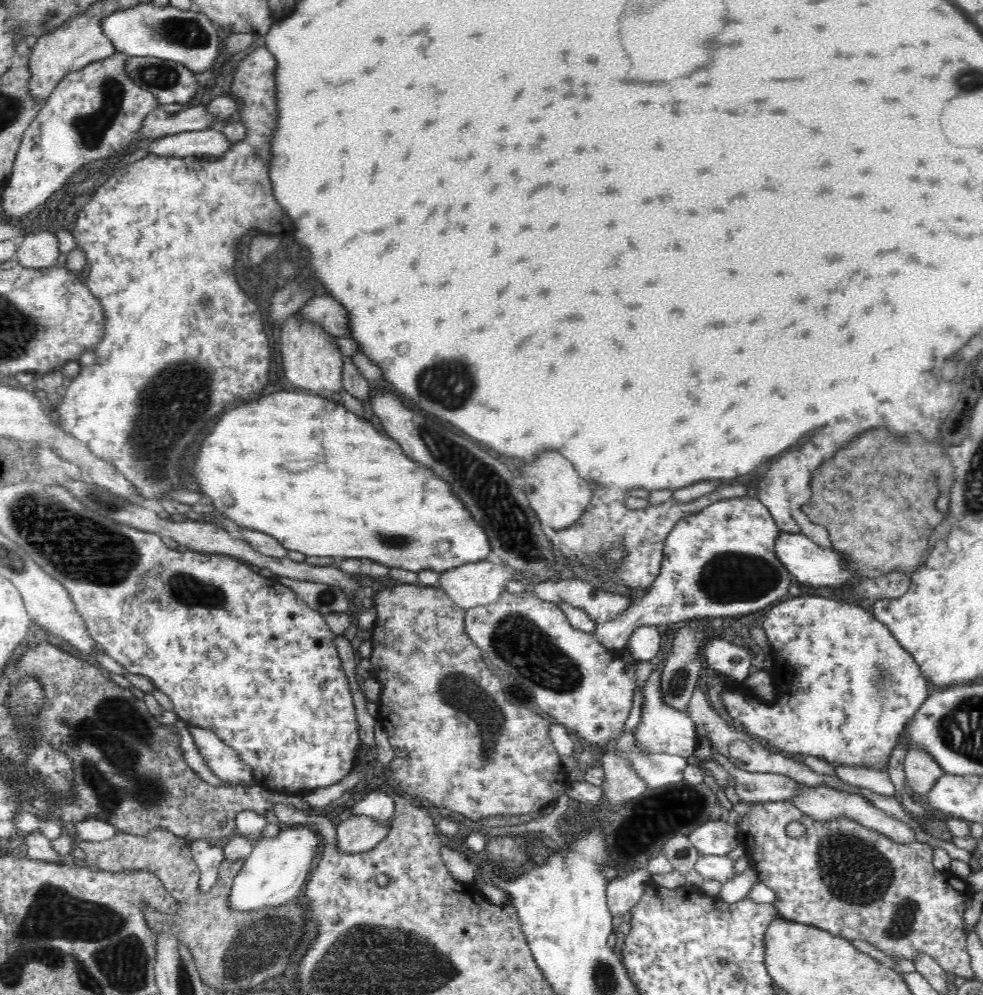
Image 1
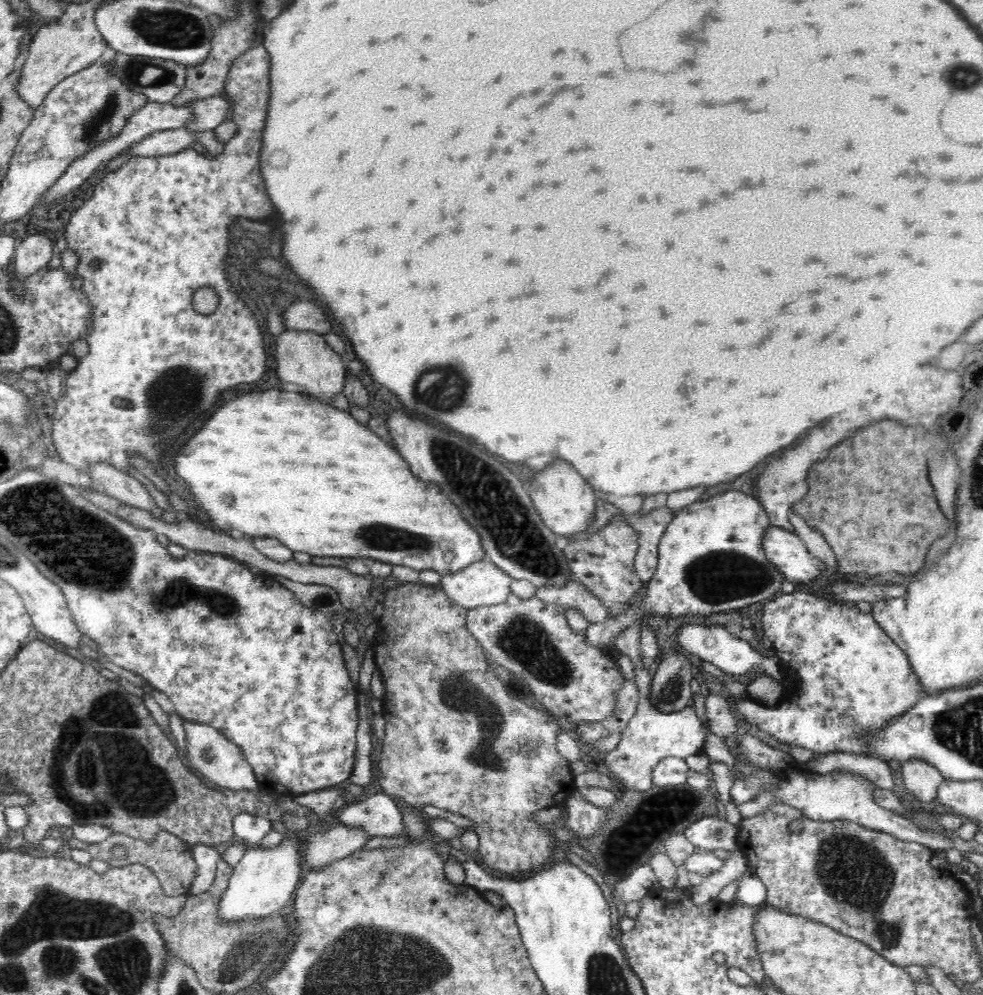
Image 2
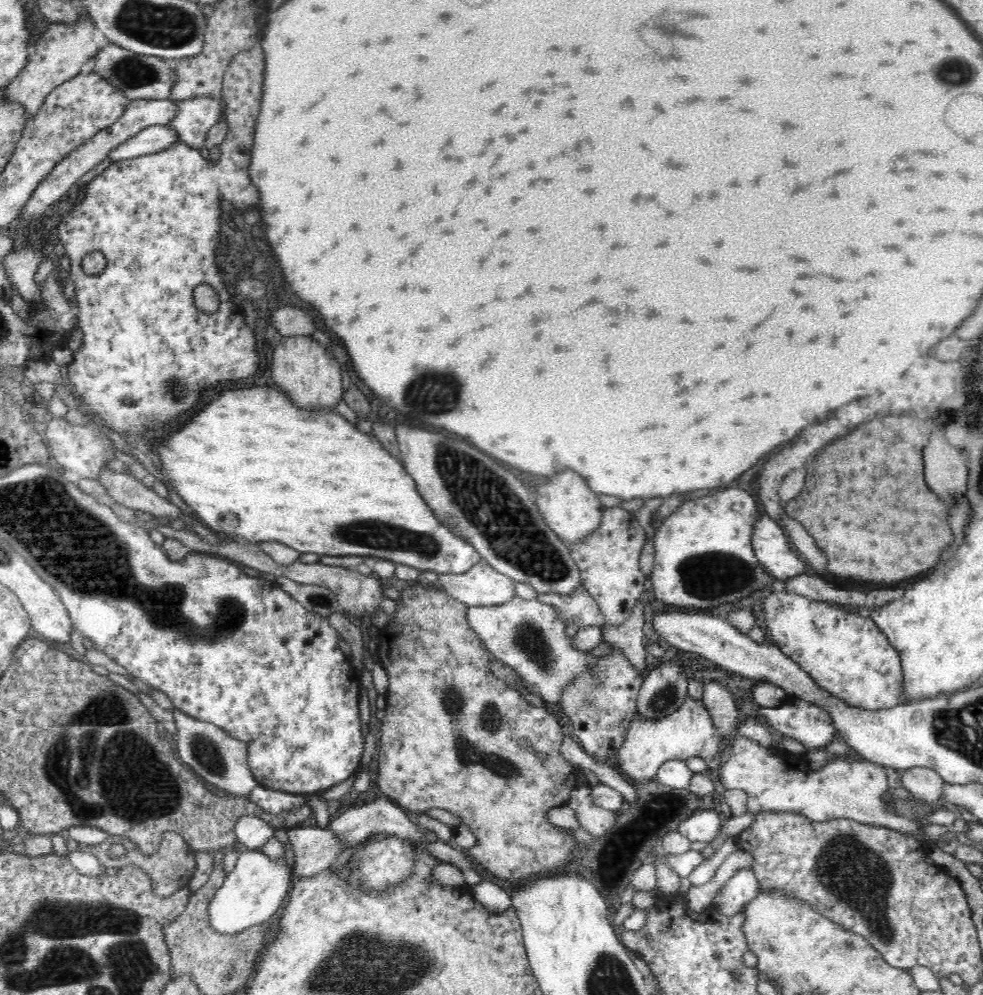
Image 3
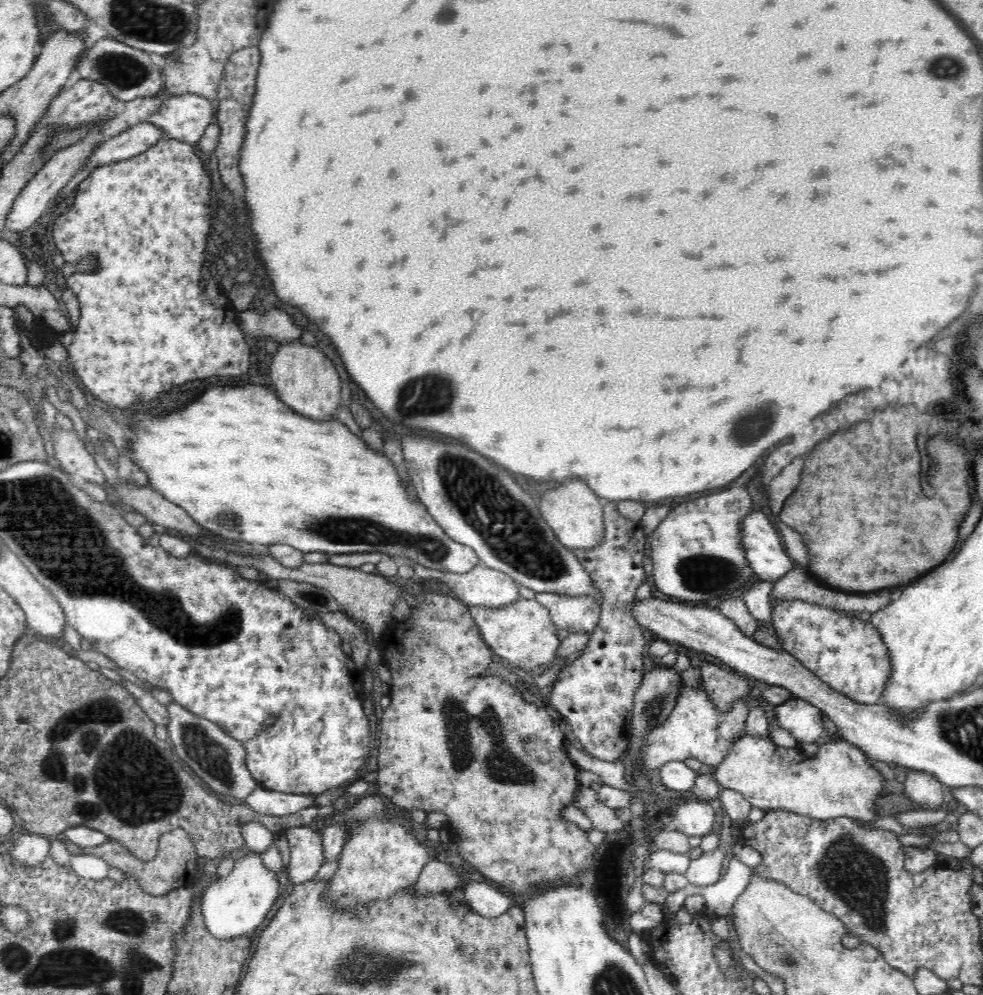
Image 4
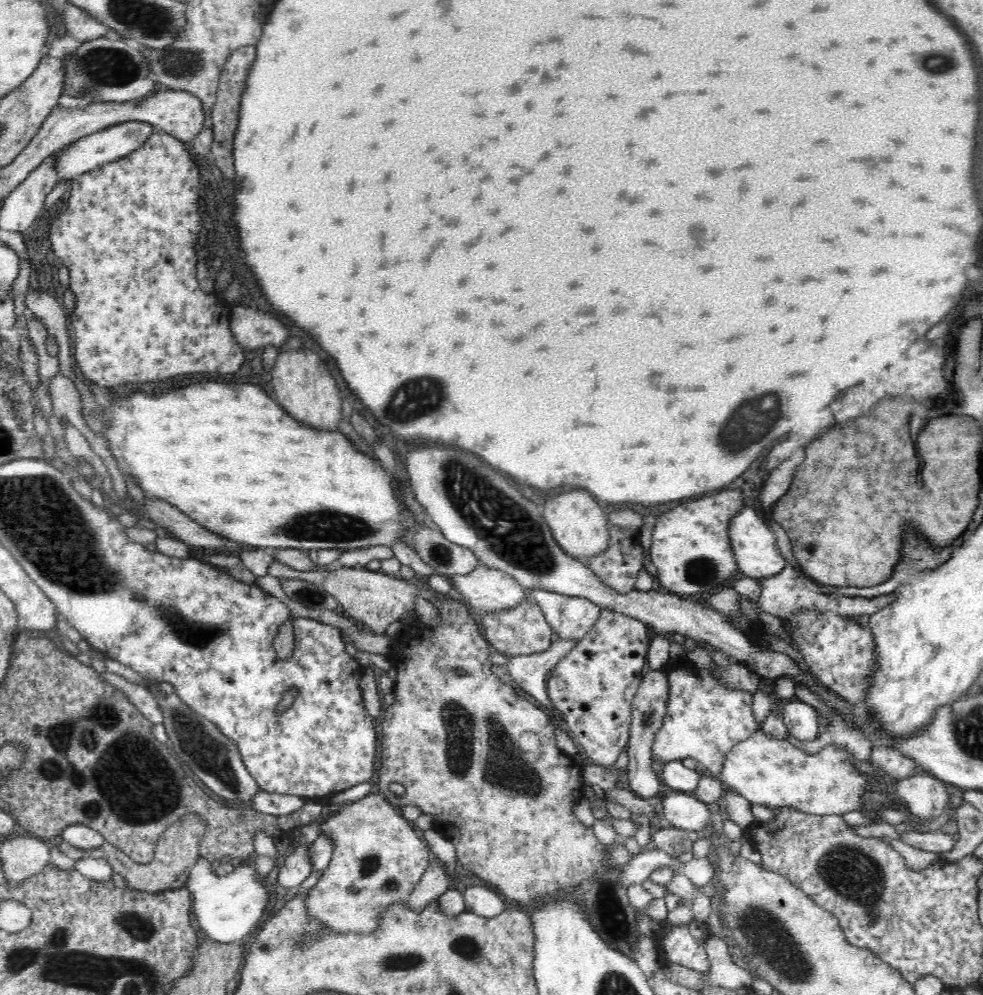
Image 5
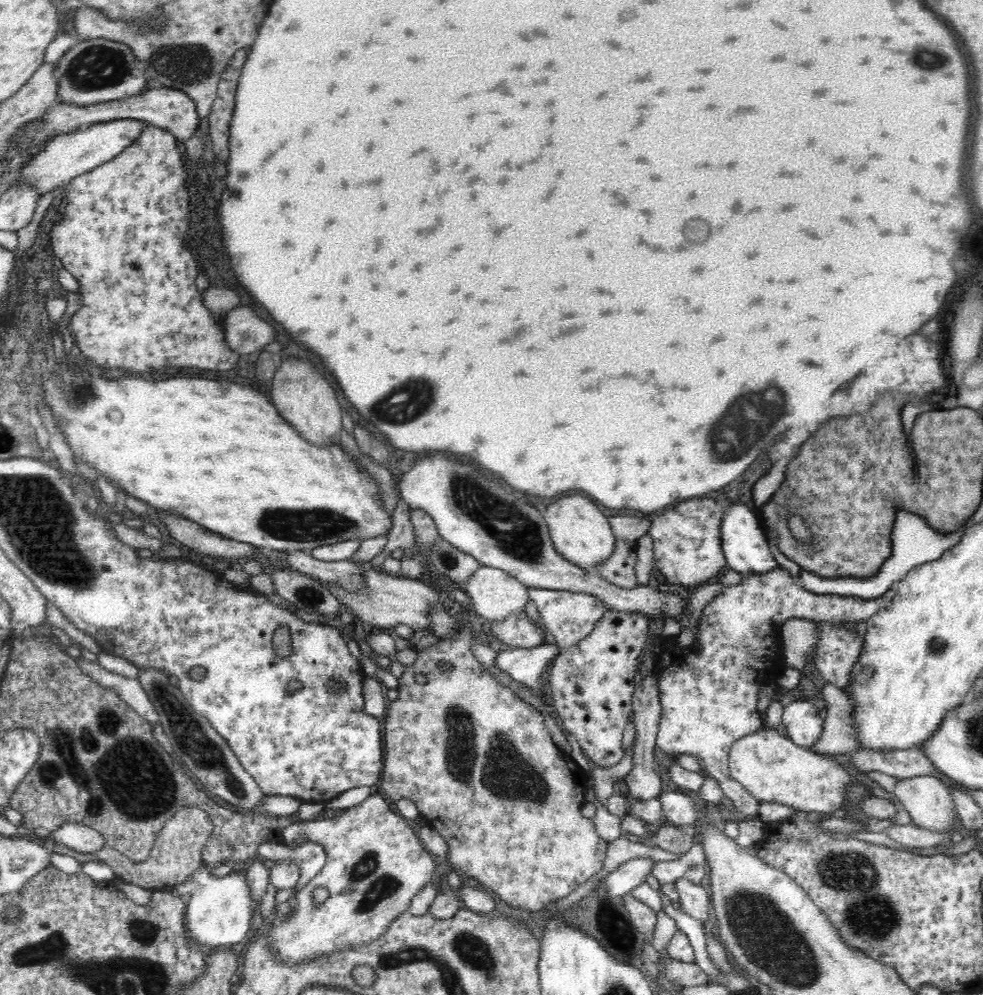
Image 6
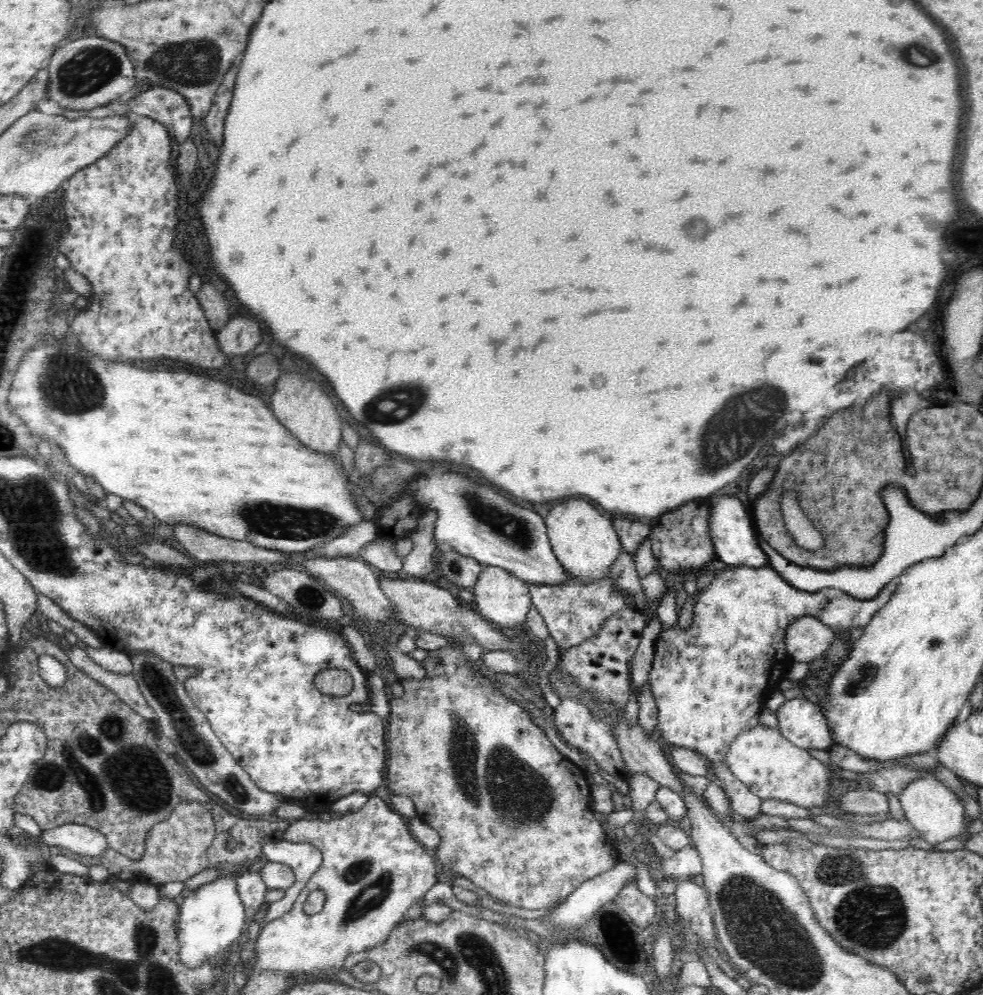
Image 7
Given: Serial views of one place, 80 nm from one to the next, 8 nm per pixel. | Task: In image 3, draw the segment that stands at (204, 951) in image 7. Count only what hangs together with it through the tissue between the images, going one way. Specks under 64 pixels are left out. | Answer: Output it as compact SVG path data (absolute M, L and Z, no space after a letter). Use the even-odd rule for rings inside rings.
M247 850L237 858L234 870L226 875L226 882L214 894L208 906L211 927L220 934L236 934L246 928L263 924L280 912L280 906L290 888L292 860L274 860L261 850Z

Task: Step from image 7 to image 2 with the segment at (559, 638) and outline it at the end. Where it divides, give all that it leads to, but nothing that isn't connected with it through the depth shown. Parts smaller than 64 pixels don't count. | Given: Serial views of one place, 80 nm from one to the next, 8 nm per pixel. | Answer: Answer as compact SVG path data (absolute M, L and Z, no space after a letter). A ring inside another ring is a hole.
M572 580L564 588L542 586L536 590L535 596L544 602L557 604L565 610L579 610L589 624L604 622L609 618L607 606L578 581Z

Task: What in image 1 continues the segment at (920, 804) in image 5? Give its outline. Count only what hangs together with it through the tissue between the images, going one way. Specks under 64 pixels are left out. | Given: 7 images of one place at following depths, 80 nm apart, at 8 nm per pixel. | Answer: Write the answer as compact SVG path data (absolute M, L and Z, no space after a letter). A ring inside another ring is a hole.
M917 748L908 750L903 765L906 784L925 801L926 794L942 776L943 768L925 750Z

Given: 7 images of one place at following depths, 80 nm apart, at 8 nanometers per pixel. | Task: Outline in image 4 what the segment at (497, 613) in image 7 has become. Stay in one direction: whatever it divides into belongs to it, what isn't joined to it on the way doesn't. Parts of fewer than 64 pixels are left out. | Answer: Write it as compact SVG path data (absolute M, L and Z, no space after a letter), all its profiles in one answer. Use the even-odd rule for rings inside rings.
M409 559L404 563L412 567L418 580L426 583L428 580L436 578L437 582L442 584L444 591L452 596L456 596L458 600L467 606L482 605L490 608L498 608L512 604L512 602L516 602L518 598L521 598L520 592L518 591L519 584L511 576L484 565L482 561L474 566L470 572L464 574L442 572L441 570L434 570L434 568L426 568L422 564L418 564Z

